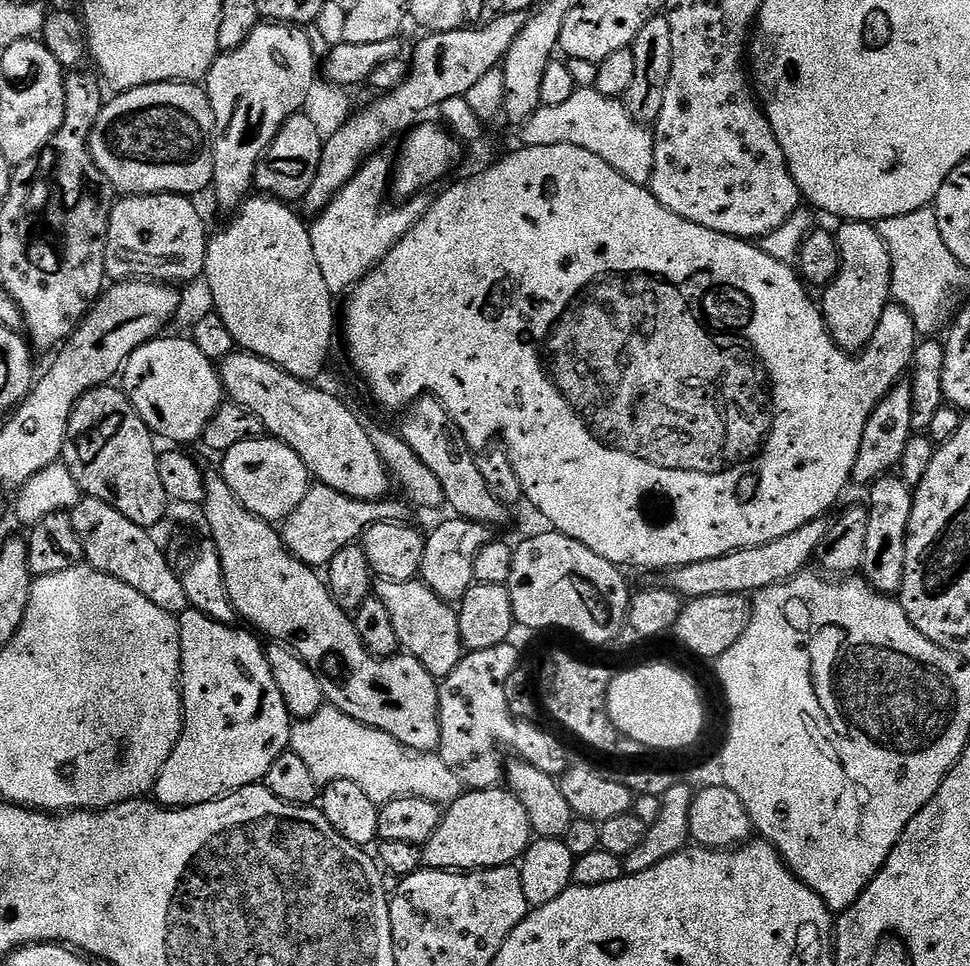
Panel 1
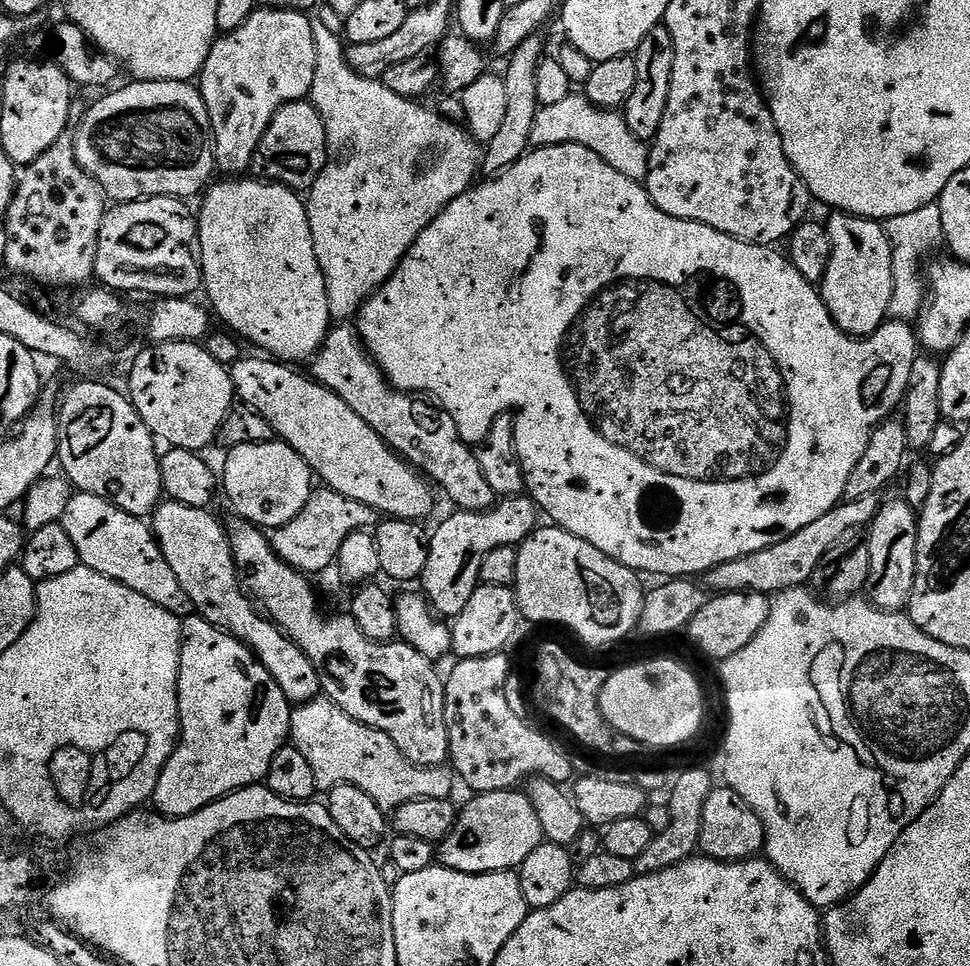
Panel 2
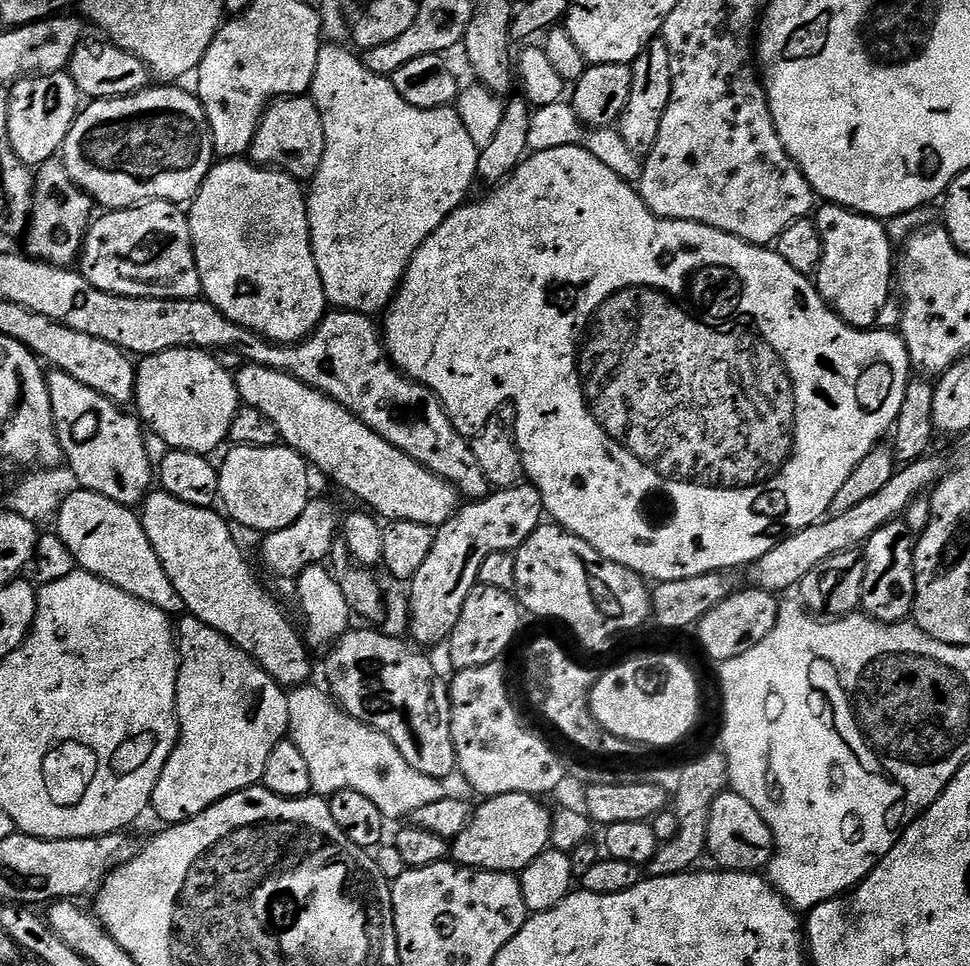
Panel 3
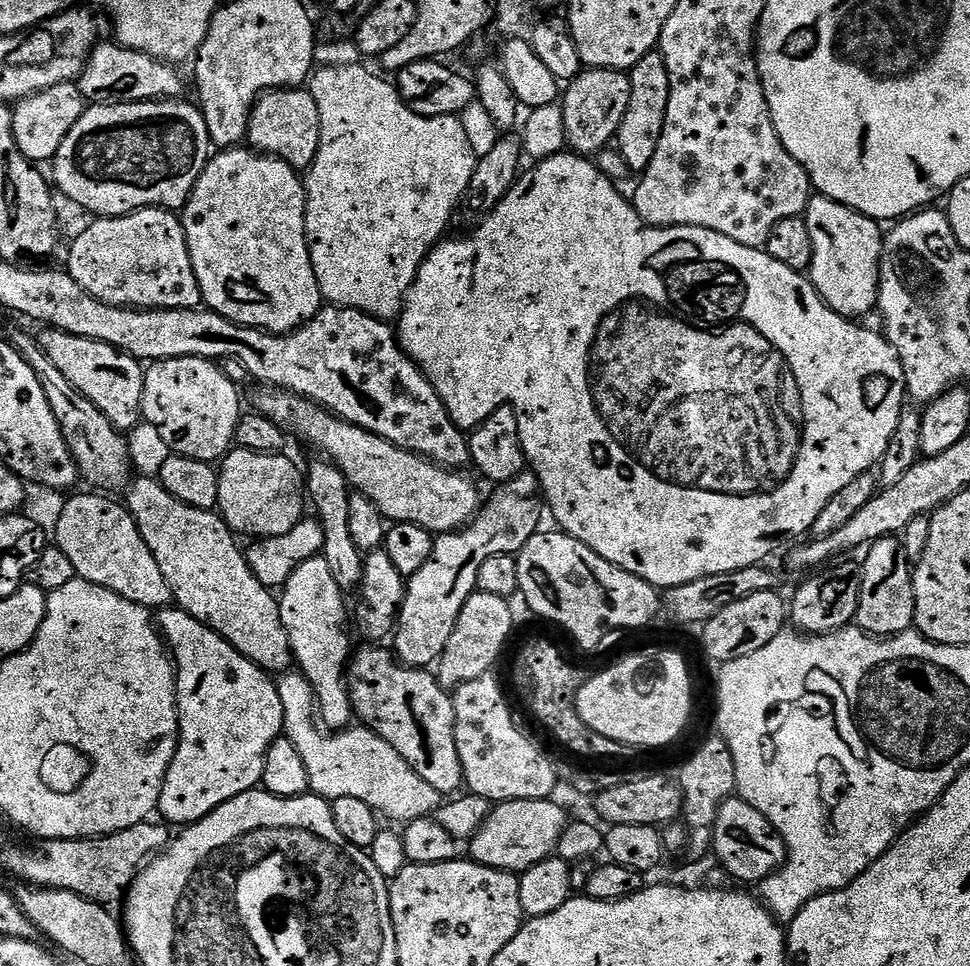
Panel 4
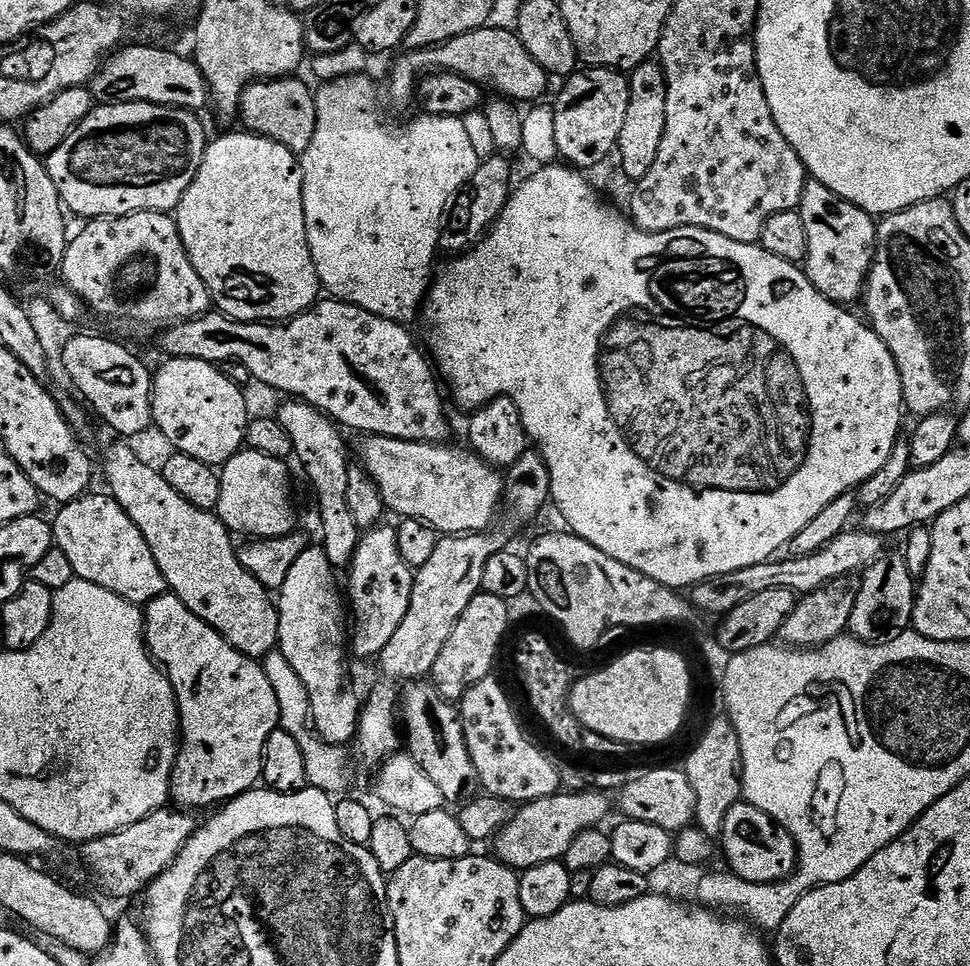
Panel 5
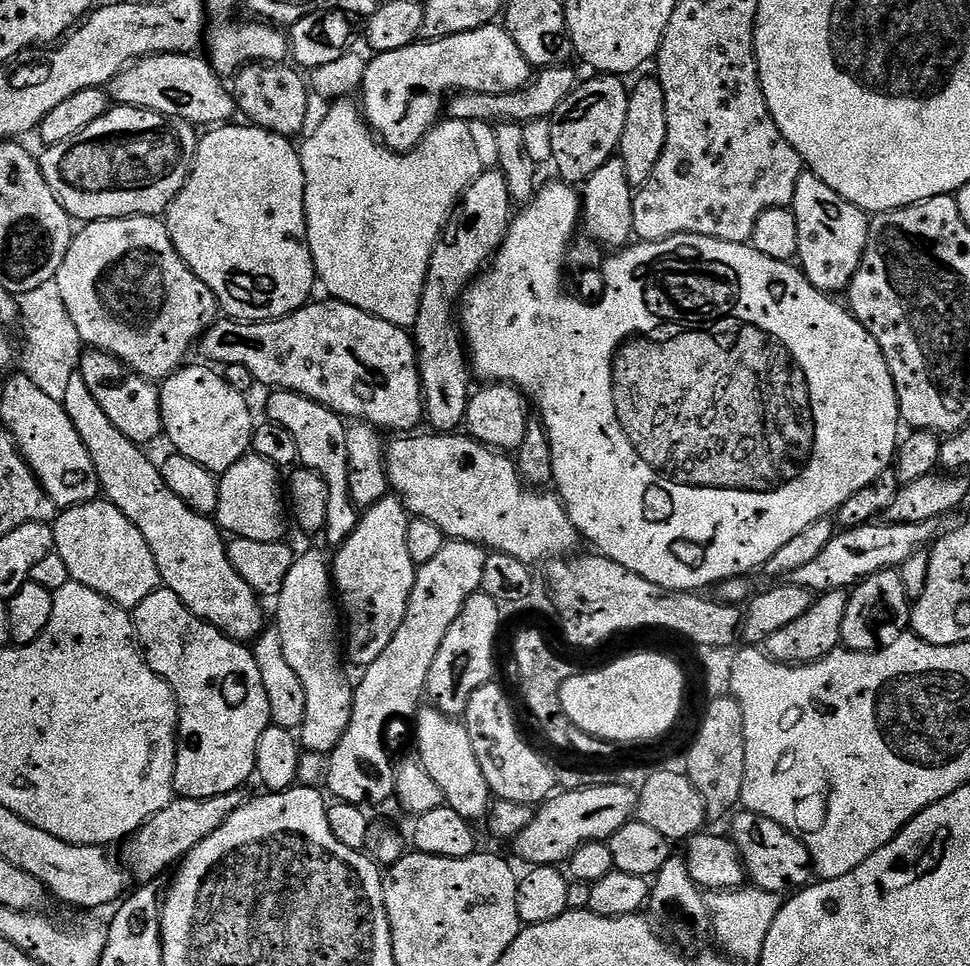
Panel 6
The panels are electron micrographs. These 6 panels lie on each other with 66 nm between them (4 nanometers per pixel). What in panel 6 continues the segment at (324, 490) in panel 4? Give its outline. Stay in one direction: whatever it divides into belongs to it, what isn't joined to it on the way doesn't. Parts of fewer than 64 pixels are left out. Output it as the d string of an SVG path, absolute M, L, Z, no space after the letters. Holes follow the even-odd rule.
M276 390L269 396L272 397L268 400L267 419L271 423L281 424L286 426L286 430L290 430L290 434L294 437L294 443L298 445L299 463L303 467L317 472L322 478L322 482L326 484L326 522L324 523L322 536L323 539L328 539L332 546L339 546L342 542L346 542L346 538L350 538L350 534L354 534L361 517L356 503L350 498L350 481L346 470L346 434L348 428L345 421L339 412L332 412L326 406L322 406L297 392Z

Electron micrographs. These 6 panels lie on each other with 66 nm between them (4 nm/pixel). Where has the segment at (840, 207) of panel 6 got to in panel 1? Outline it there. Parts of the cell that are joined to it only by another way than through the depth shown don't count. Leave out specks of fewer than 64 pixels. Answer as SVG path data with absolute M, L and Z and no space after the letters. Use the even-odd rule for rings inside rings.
M844 222L839 226L841 228L835 229L834 235L840 243L840 273L823 289L822 311L828 332L836 345L846 352L856 354L868 347L882 322L882 314L892 300L890 250L887 249L887 242L880 237L878 228L871 223Z

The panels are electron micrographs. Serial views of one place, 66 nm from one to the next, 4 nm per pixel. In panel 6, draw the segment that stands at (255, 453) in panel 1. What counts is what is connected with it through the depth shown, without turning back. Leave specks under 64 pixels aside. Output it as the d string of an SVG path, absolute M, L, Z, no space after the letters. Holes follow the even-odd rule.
M249 454L234 462L219 477L220 493L214 519L225 533L250 538L254 542L274 544L285 539L286 496L282 491L282 472L266 458ZM281 476L281 480L280 480ZM232 532L232 533L231 533Z

